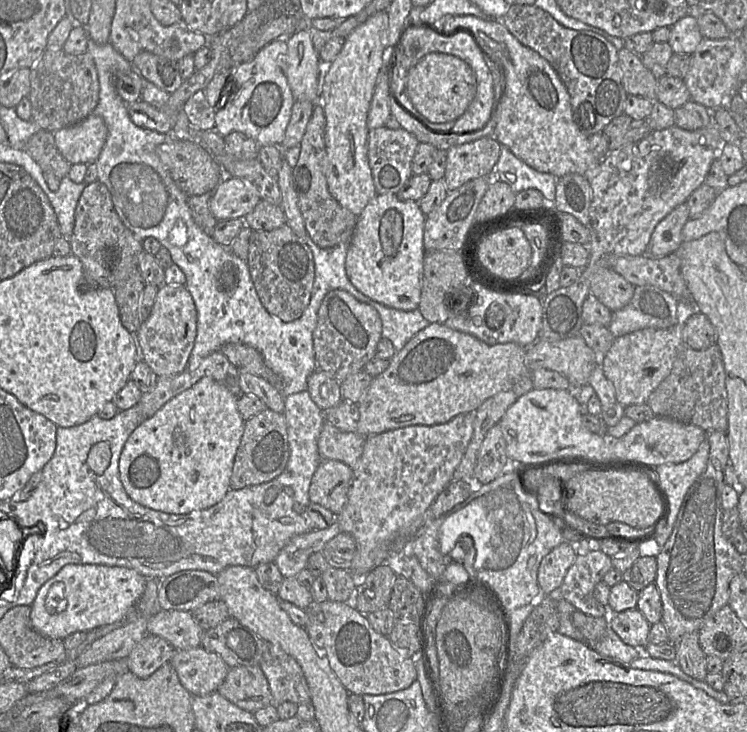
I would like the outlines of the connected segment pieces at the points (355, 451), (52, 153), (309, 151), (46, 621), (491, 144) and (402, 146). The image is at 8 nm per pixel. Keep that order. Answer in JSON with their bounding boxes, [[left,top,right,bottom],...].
[[318,422,366,470],[24,130,72,191],[292,102,357,249],[31,564,147,639],[444,137,502,192],[368,126,419,195]]

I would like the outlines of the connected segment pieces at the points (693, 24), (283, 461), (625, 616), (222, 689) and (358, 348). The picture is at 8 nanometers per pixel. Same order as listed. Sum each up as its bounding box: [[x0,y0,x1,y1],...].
[[667,12,704,55],[230,408,289,490],[609,608,651,656],[216,665,273,713],[313,290,382,382]]

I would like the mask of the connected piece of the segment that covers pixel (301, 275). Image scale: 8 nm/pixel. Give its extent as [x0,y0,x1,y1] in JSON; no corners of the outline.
[247,225,314,323]

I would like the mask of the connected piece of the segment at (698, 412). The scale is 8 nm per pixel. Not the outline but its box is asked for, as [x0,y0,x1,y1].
[646,343,728,432]

